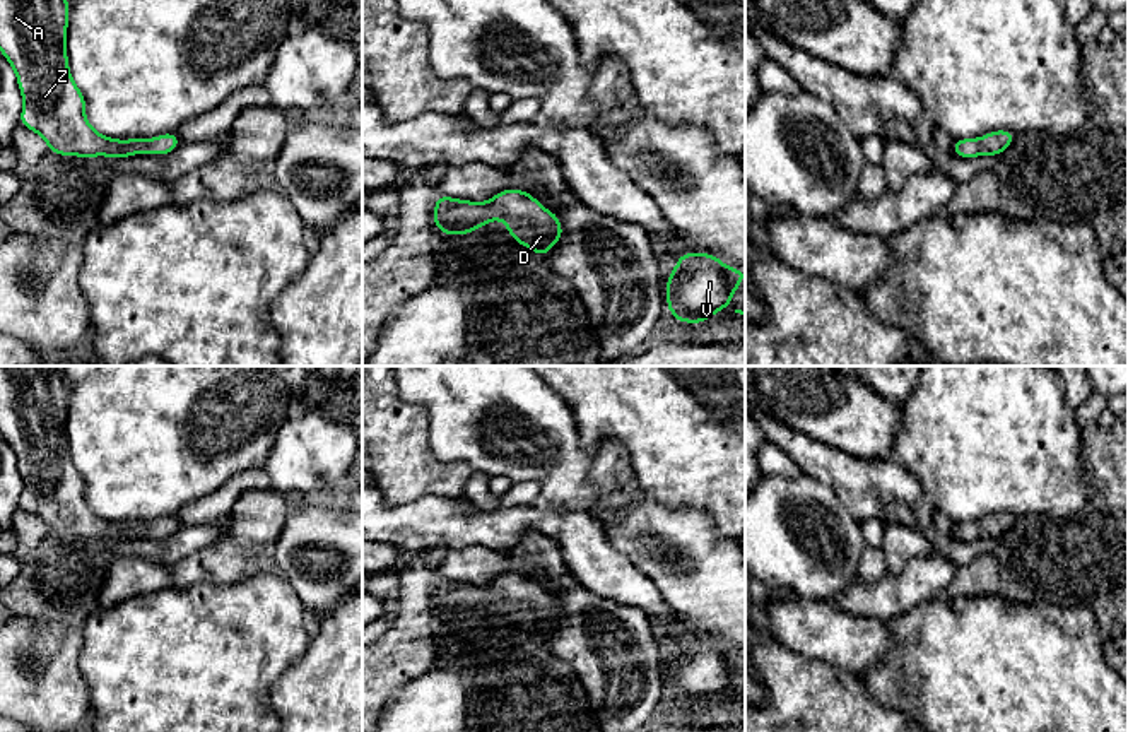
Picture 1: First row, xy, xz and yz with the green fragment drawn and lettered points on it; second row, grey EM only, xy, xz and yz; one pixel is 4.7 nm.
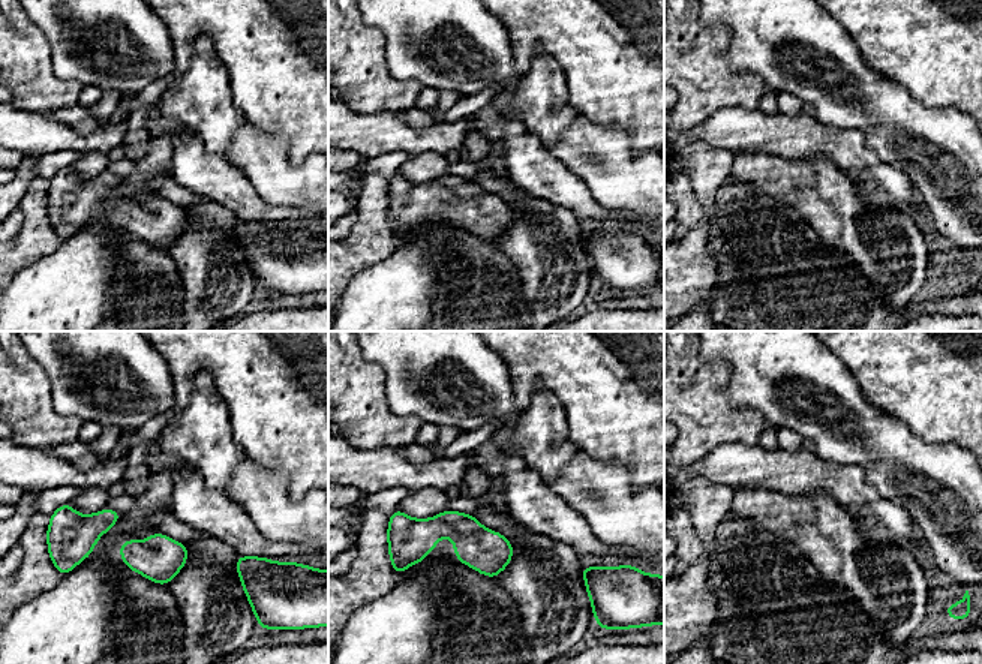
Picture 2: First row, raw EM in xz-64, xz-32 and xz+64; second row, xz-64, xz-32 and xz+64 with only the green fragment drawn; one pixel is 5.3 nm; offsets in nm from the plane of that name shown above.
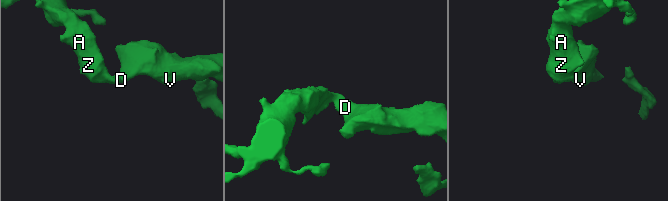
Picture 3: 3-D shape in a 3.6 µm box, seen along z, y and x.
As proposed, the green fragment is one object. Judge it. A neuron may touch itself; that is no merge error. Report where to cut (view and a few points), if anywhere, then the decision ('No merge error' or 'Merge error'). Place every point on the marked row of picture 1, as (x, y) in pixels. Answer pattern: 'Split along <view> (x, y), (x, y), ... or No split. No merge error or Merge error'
No split. No merge error

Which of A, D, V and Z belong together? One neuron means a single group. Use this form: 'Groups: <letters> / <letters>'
Groups: A D V Z

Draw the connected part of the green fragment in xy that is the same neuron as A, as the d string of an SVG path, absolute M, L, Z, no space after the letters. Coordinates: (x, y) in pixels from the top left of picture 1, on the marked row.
M0 0L0 51L17 75L24 106L19 116L22 127L36 132L51 154L113 159L152 152L167 156L179 147L176 132L154 139L118 140L101 135L85 120L85 97L72 79L67 58L68 0Z

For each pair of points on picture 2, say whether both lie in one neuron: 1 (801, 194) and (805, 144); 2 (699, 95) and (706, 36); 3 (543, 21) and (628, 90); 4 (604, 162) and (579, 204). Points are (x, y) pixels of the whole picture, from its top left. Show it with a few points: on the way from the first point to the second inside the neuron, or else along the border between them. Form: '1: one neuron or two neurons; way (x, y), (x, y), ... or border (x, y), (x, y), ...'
1: two neurons; border (769, 153), (778, 158), (822, 155), (838, 167)
2: one neuron; way (699, 80), (699, 51)
3: one neuron; way (564, 26), (607, 69)
4: two neurons; border (564, 164), (582, 180), (601, 206), (616, 210)

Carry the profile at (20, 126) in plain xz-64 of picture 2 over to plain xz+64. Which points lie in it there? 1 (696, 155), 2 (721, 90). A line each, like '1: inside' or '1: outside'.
1: outside
2: outside

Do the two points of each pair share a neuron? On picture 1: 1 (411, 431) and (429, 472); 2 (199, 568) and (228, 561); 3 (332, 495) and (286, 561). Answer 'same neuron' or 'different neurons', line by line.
1: same neuron
2: same neuron
3: different neurons

